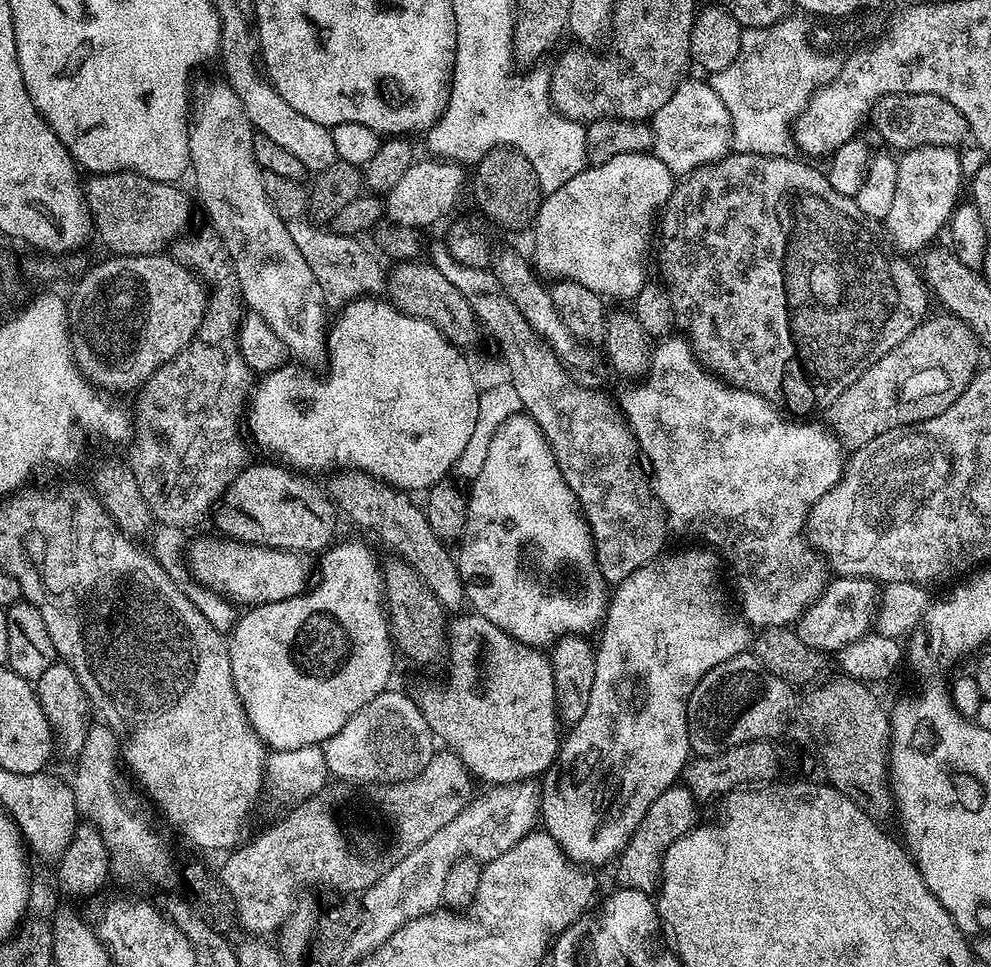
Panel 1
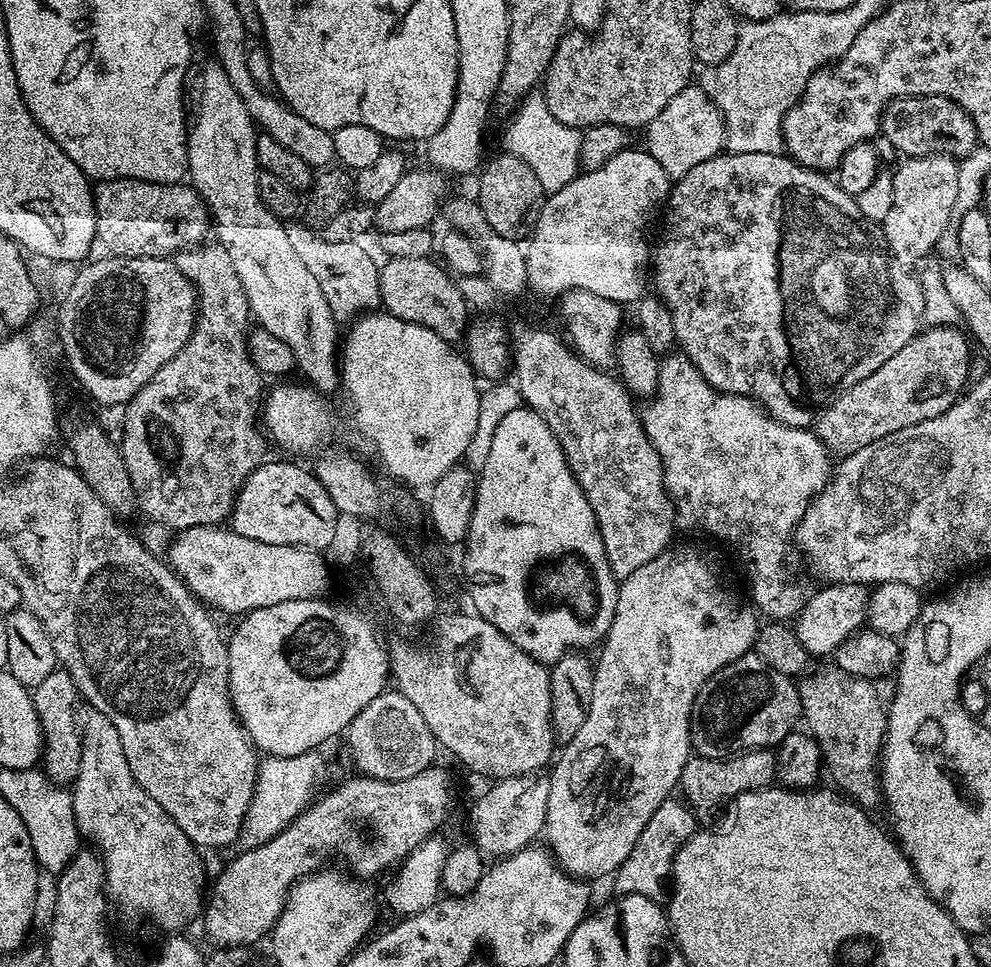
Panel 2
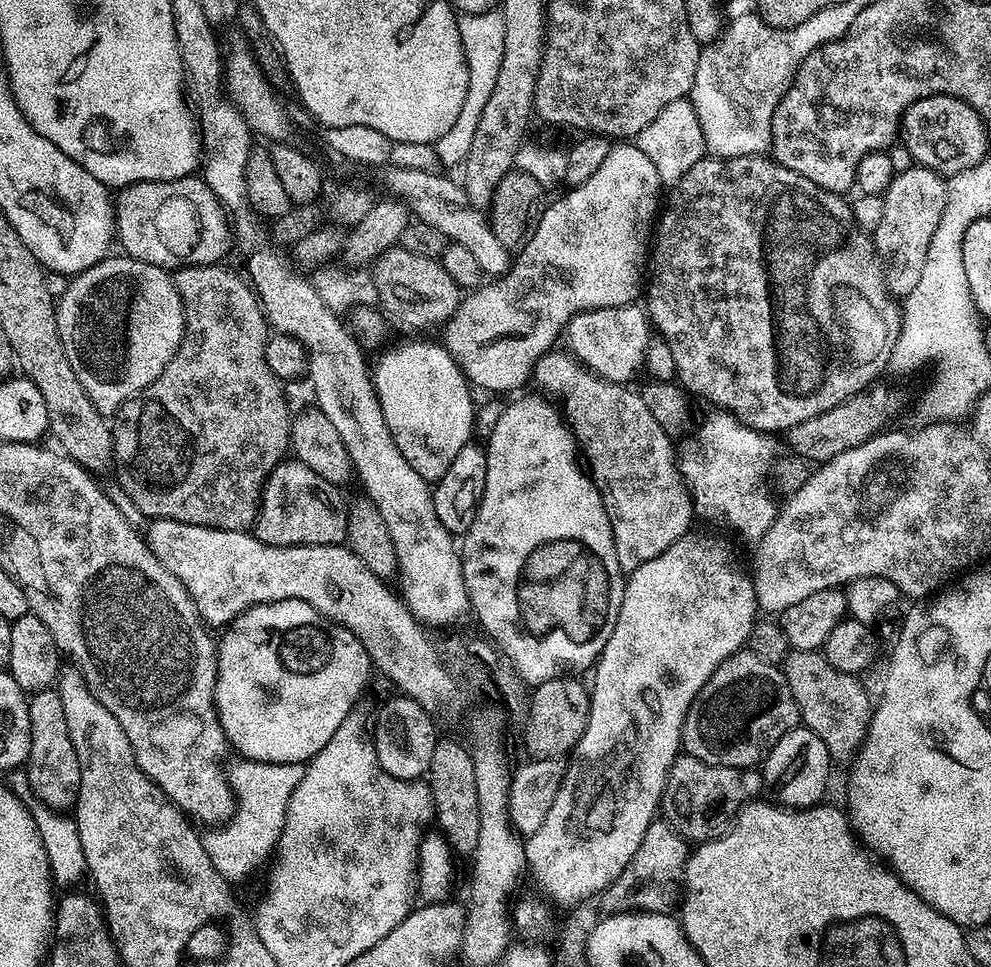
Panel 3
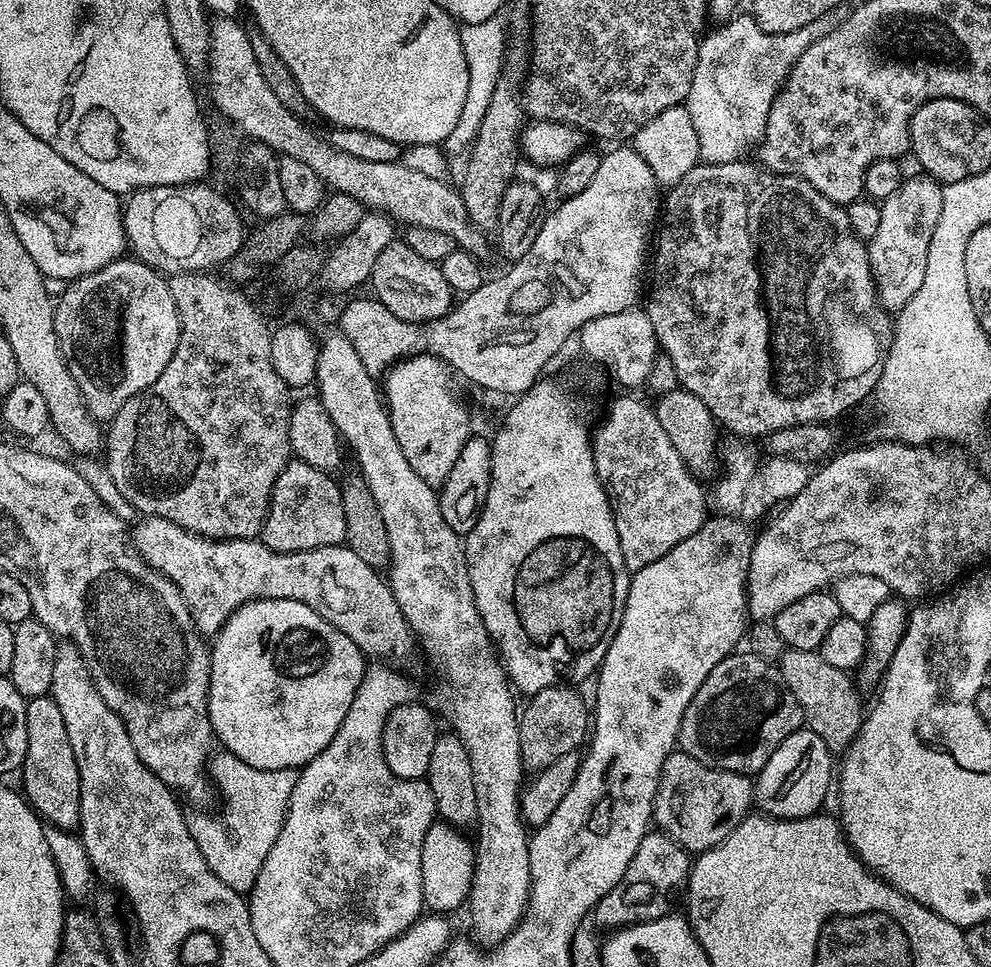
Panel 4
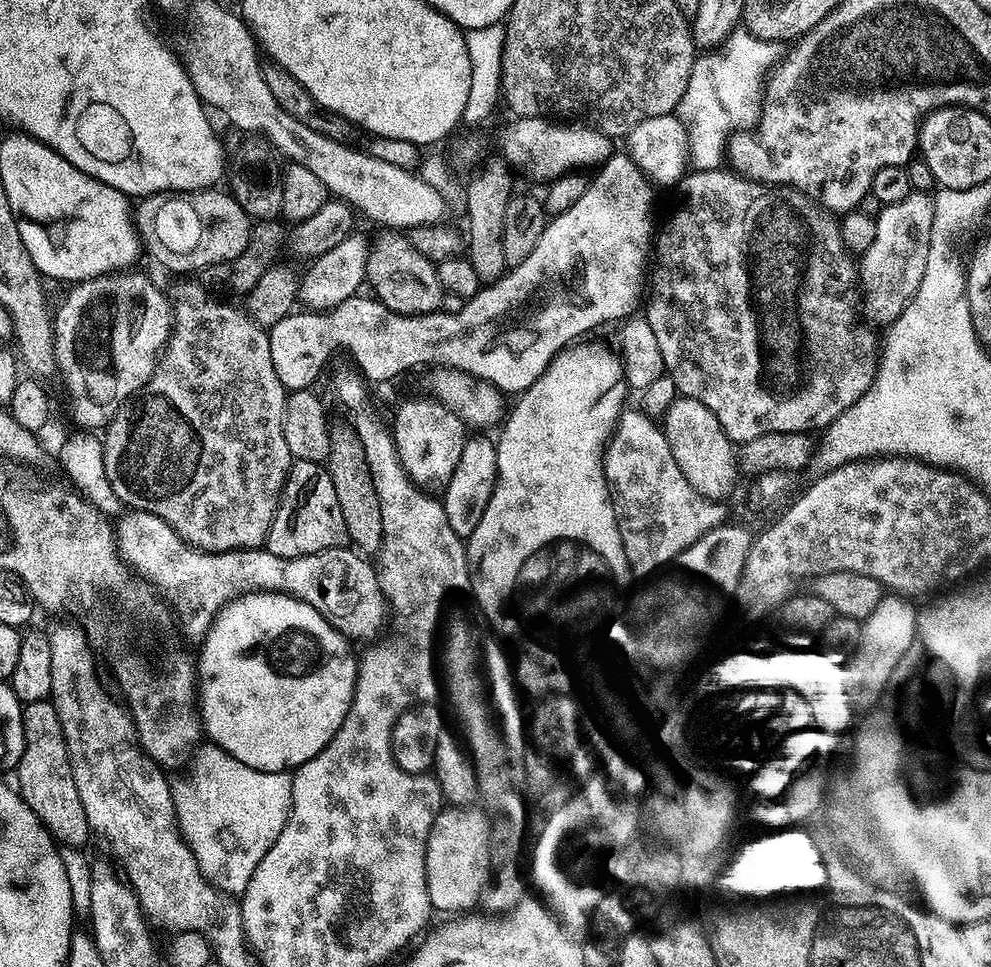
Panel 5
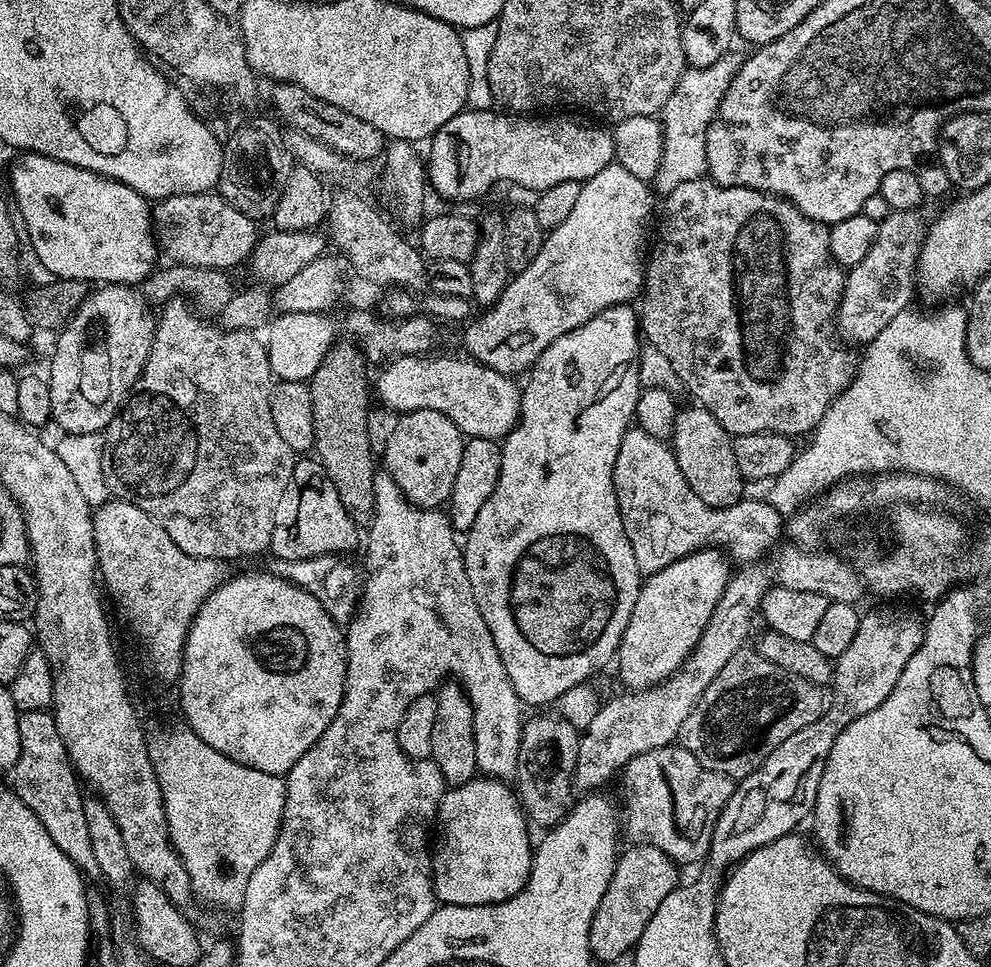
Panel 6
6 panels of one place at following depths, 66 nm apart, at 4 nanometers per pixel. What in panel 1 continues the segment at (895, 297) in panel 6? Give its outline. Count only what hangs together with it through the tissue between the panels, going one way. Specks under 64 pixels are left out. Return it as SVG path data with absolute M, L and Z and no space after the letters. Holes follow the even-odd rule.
M922 146L907 149L897 159L898 187L894 189L894 202L890 205L886 227L891 243L901 253L919 253L935 241L932 239L939 232L941 235L947 229L952 211L961 199L960 183L966 180L966 175L960 169L959 158L960 153L956 148Z

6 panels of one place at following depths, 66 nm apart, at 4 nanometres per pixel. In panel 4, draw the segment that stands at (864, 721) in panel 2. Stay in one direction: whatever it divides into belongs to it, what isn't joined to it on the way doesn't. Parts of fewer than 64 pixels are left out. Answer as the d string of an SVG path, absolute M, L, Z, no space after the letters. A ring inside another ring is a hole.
M792 654L792 657L790 656L783 661L783 664L785 663L783 683L796 695L796 701L803 708L811 731L817 732L830 746L851 745L856 735L860 733L862 723L860 700L856 697L851 682L843 678L845 675L841 671L831 668L825 660L820 659L819 655Z

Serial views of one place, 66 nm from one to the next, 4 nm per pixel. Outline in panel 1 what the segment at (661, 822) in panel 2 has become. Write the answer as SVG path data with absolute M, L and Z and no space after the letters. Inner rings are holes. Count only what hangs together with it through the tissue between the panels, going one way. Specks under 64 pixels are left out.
M680 782L673 784L662 794L658 794L658 798L654 798L650 810L646 810L642 822L638 822L638 830L634 830L630 842L620 853L618 863L615 865L617 866L616 876L623 887L637 888L651 893L659 885L662 860L666 850L670 850L670 846L674 846L674 842L682 838L682 834L696 827L698 823L696 807L698 807L696 795Z

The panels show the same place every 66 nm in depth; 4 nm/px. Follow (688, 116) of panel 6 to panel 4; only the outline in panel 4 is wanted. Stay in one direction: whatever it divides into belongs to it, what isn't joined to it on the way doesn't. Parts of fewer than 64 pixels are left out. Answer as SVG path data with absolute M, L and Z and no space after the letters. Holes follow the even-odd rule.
M738 14L729 22L723 23L716 32L699 43L699 56L695 62L694 79L690 94L684 103L698 135L700 157L705 163L721 164L741 157L747 144L759 145L764 138L770 106L774 102L780 85L788 77L788 71L796 64L809 44L804 40L804 28L786 34L770 34L758 26L751 15Z

